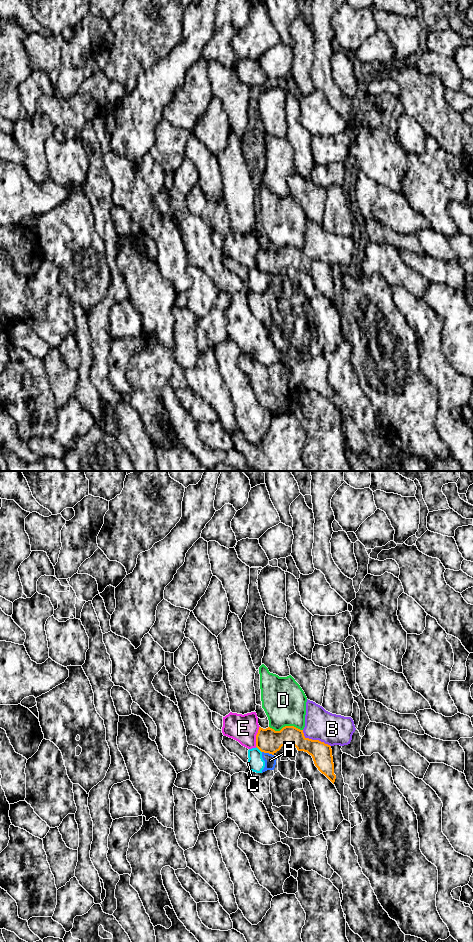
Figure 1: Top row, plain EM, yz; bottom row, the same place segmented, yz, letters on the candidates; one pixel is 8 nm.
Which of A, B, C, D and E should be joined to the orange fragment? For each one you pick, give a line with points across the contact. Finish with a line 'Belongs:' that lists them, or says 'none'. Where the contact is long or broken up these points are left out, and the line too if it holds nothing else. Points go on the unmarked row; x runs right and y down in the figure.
Belongs: none

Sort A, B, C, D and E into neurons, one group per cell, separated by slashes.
A C / B / D / E

